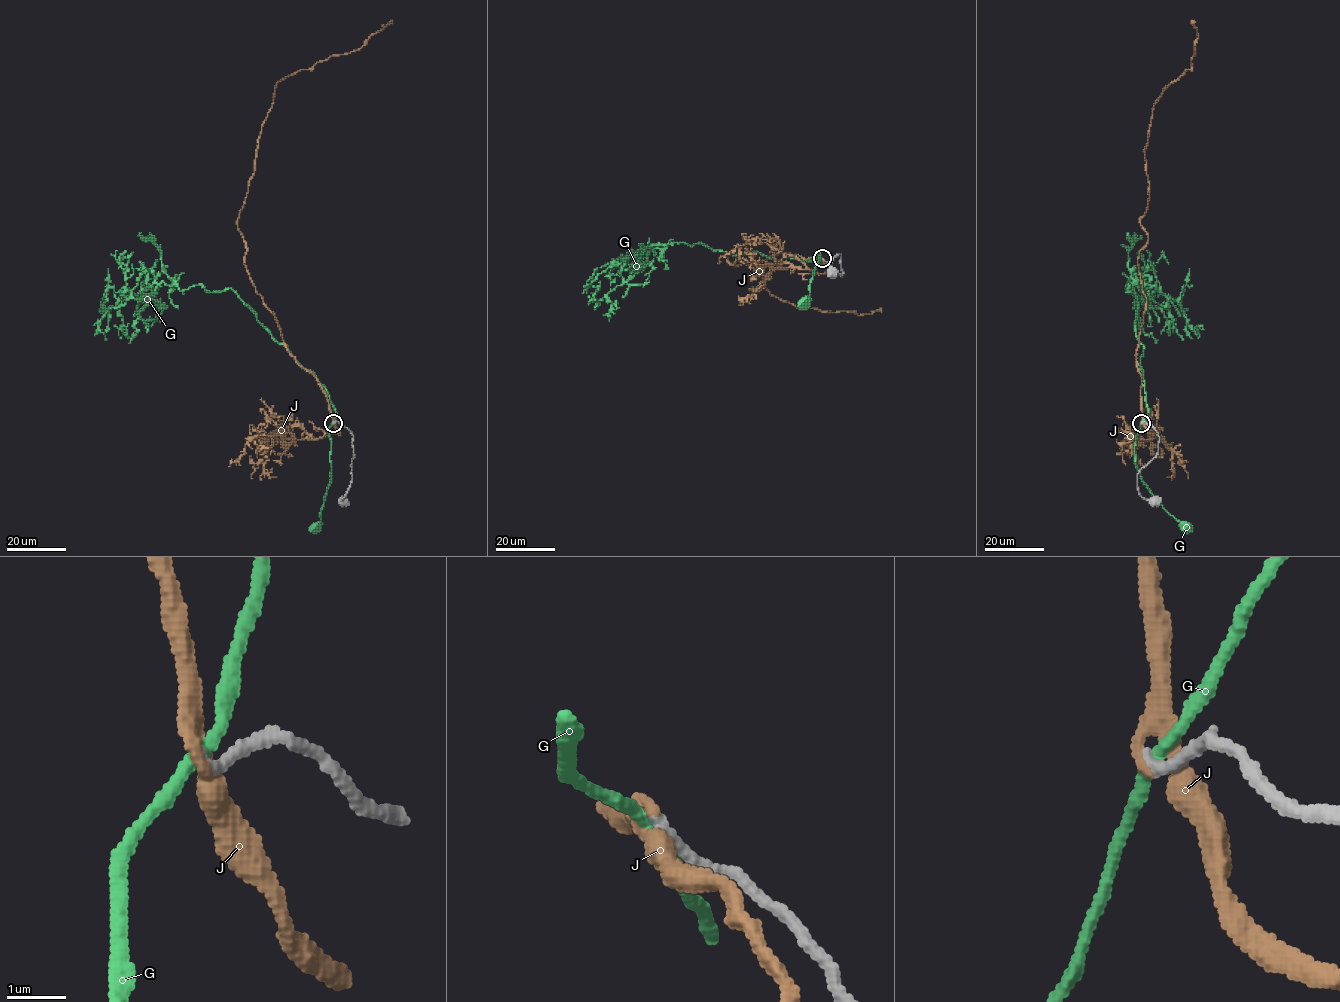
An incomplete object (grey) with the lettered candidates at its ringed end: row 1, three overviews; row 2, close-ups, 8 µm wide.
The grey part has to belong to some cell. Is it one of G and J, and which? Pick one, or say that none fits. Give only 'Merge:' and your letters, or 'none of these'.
Merge: J

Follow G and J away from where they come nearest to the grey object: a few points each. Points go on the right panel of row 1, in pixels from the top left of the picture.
G: (1142, 423), (1134, 443), (1136, 468), (1157, 501), (1186, 528)
J: (1143, 423), (1144, 148), (1153, 105), (1191, 66), (1192, 20)

